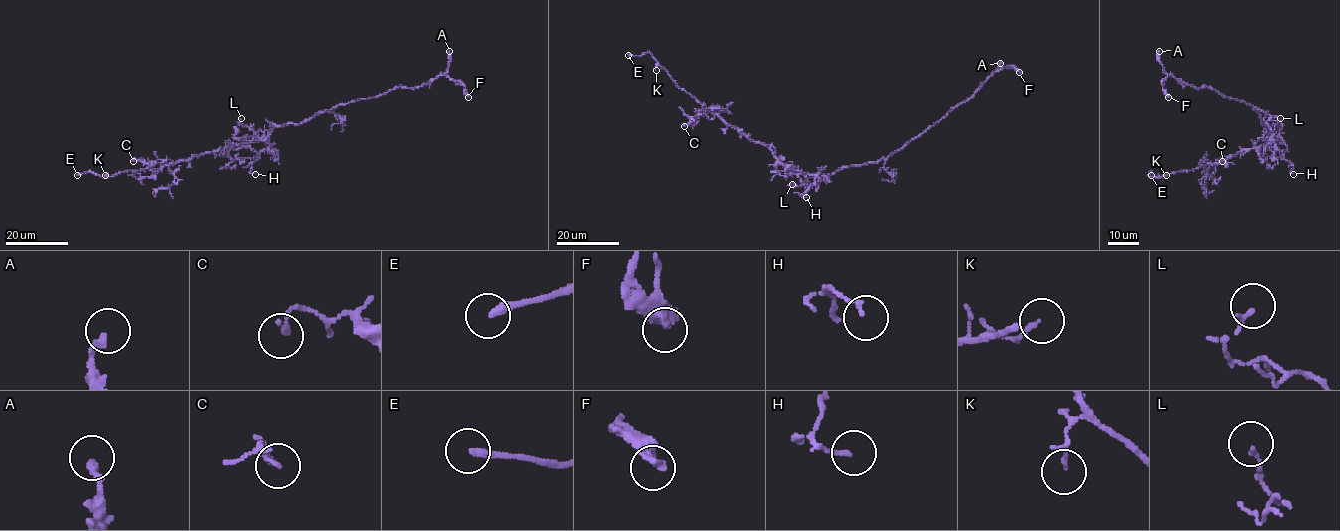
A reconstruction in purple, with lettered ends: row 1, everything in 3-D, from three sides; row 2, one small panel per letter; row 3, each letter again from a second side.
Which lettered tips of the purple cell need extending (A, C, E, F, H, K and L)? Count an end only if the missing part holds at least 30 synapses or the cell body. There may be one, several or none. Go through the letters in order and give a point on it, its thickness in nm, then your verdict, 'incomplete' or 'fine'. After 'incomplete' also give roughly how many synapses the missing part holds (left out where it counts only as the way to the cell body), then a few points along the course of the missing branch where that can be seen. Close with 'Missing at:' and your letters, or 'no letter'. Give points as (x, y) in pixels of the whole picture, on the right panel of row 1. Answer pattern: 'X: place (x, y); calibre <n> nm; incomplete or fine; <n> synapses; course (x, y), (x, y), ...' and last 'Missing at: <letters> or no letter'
A: place (1159, 51); calibre 200 nm; fine
C: place (1222, 161); calibre 180 nm; fine
E: place (1151, 175); calibre 280 nm; incomplete; course (1151, 175), (1168, 185), (1194, 190), (1196, 193)
F: place (1168, 97); calibre 400 nm; fine
H: place (1293, 174); calibre 140 nm; fine
K: place (1166, 175); calibre 110 nm; fine
L: place (1280, 118); calibre 120 nm; fine
Missing at: E

